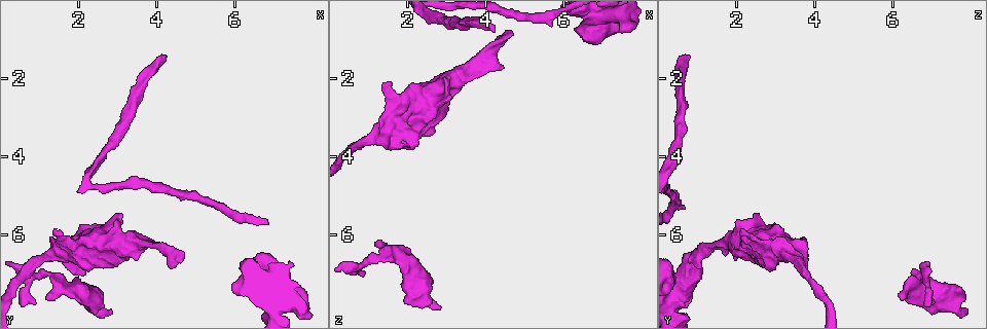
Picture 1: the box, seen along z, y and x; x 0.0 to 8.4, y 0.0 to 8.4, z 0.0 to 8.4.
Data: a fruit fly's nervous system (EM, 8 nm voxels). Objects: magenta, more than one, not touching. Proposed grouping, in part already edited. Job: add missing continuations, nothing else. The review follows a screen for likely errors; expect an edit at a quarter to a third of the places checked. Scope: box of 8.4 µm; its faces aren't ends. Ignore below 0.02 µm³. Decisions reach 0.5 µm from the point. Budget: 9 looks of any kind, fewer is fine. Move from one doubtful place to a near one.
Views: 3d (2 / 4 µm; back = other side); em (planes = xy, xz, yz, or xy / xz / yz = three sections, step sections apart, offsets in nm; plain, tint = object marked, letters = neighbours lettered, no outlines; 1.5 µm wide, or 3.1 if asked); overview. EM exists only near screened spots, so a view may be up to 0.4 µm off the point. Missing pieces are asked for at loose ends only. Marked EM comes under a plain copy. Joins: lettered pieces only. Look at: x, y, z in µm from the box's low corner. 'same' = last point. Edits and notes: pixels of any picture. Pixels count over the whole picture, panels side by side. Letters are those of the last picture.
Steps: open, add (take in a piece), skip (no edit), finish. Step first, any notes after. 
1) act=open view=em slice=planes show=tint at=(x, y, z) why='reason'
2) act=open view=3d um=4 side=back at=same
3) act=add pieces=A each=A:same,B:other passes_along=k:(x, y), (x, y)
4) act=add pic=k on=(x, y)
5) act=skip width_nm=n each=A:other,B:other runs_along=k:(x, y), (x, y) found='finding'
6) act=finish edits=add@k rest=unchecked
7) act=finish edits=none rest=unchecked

act=open view=em slice=planes show=letters at=(2.90, 7.85, 7.90) why='an open end'

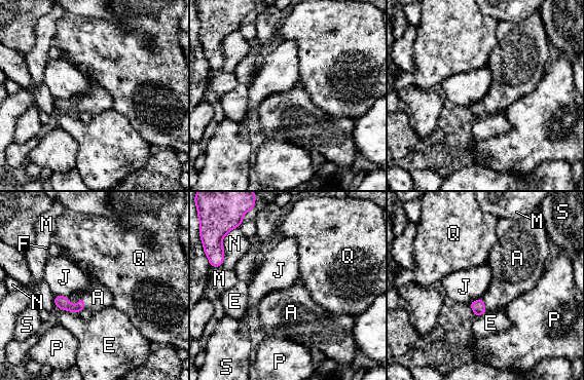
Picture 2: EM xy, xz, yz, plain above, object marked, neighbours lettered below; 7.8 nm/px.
act=add pieces=A each=A:same,E:other,F:other,J:other,M:other,N:other,P:other,Q:other,S:other passes_along=2:(62, 302), (79, 299), (98, 297) found='it goes on there'

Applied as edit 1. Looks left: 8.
act=open view=em slice=xz step=8 show=tint at=(0.90, 7.70, 7.05) why='free end'

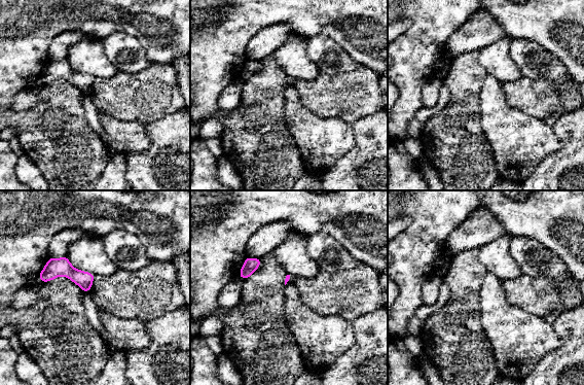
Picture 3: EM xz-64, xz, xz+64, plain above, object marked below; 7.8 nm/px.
act=open view=em slice=planes show=letters at=same why='cut it another way'

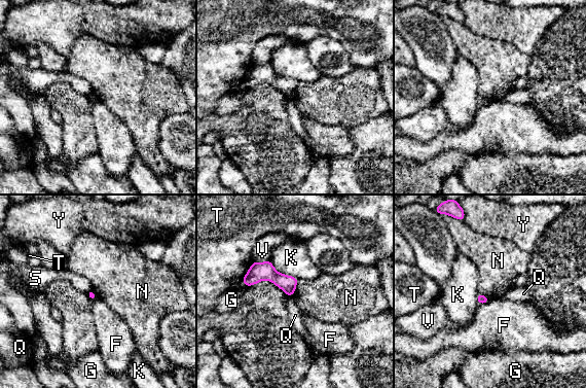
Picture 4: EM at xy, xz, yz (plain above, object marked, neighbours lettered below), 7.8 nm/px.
act=skip each=F:other,G:other,K:other,N:other,Q:other,S:other,T:other,V:other,Y:other border=4:(298, 279), (292, 294) found='none of them fits'

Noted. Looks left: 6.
act=open view=3d um=2 at=(4.50, 6.50, 1.75) why='free end'

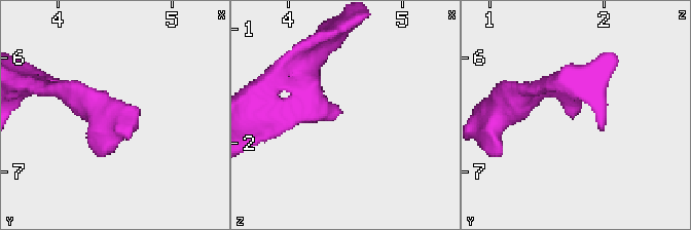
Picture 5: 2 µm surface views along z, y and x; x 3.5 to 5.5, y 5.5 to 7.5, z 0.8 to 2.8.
act=open view=em slice=planes show=letters at=(4.42, 6.52, 1.76)

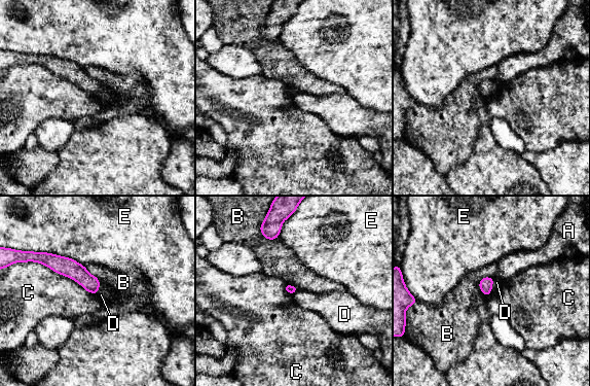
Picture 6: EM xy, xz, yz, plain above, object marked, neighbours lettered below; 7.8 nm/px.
act=skip longest_contact=C:550nm each=A:other,B:other,C:other,D:other,E:other border=6:(32, 260), (74, 279), (96, 295) found='no lettered piece goes on from it'

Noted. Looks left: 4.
act=open view=3d um=4 at=(4.15, 1.45, 0.80) why='branch stops here'

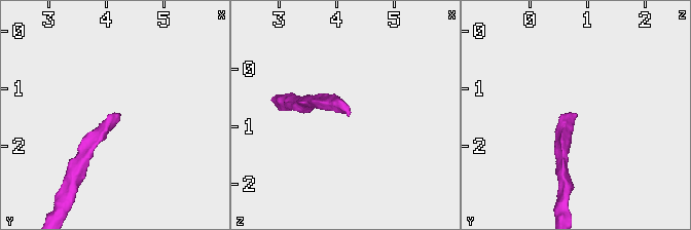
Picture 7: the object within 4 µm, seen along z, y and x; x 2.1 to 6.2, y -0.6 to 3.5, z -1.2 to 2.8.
act=open view=em slice=planes show=letters at=(4.15, 1.40, 0.80)

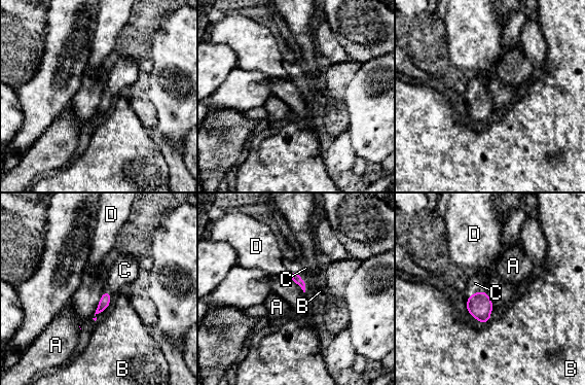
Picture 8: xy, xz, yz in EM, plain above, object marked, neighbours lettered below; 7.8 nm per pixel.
act=add pieces=C each=A:other,B:other,C:same,D:other passes_along=8:(294, 276), (304, 282), (309, 289) found='it goes on there'

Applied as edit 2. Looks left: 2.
act=finish edits=add@2,add@8 rest=unchecked

